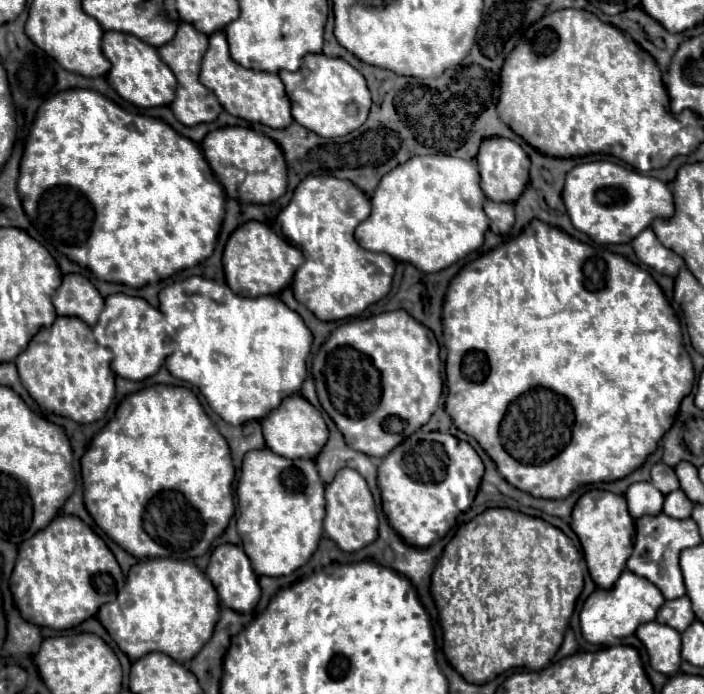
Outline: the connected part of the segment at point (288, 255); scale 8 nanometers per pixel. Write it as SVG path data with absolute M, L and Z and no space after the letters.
M248 221L240 225L230 235L222 259L228 287L242 297L280 295L286 287L290 287L296 269L300 267L300 263L304 263L304 255L300 255L298 247L278 237L268 225L260 221Z

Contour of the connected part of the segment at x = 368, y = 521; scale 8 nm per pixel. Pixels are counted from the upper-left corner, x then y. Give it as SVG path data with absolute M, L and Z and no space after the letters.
M352 469L338 471L336 479L330 485L326 485L324 531L342 551L348 553L364 549L378 537L378 515L376 515L374 499L366 485L366 479L358 471Z

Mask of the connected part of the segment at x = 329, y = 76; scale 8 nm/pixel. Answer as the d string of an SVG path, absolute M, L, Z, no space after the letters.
M324 53L306 55L298 71L294 73L280 71L278 75L292 103L292 115L296 117L296 123L314 131L320 137L330 139L330 137L348 135L350 131L360 127L368 117L372 99L366 79L344 59L328 57Z

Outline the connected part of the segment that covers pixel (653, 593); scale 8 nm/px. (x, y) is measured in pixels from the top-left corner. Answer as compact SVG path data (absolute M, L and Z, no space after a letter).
M624 571L612 589L608 589L608 591L596 589L586 599L586 603L580 611L582 635L588 643L612 645L616 639L624 639L628 635L634 635L642 623L654 621L656 613L664 601L666 599L656 585L648 583L648 579L644 579L640 575L632 575L630 571Z

